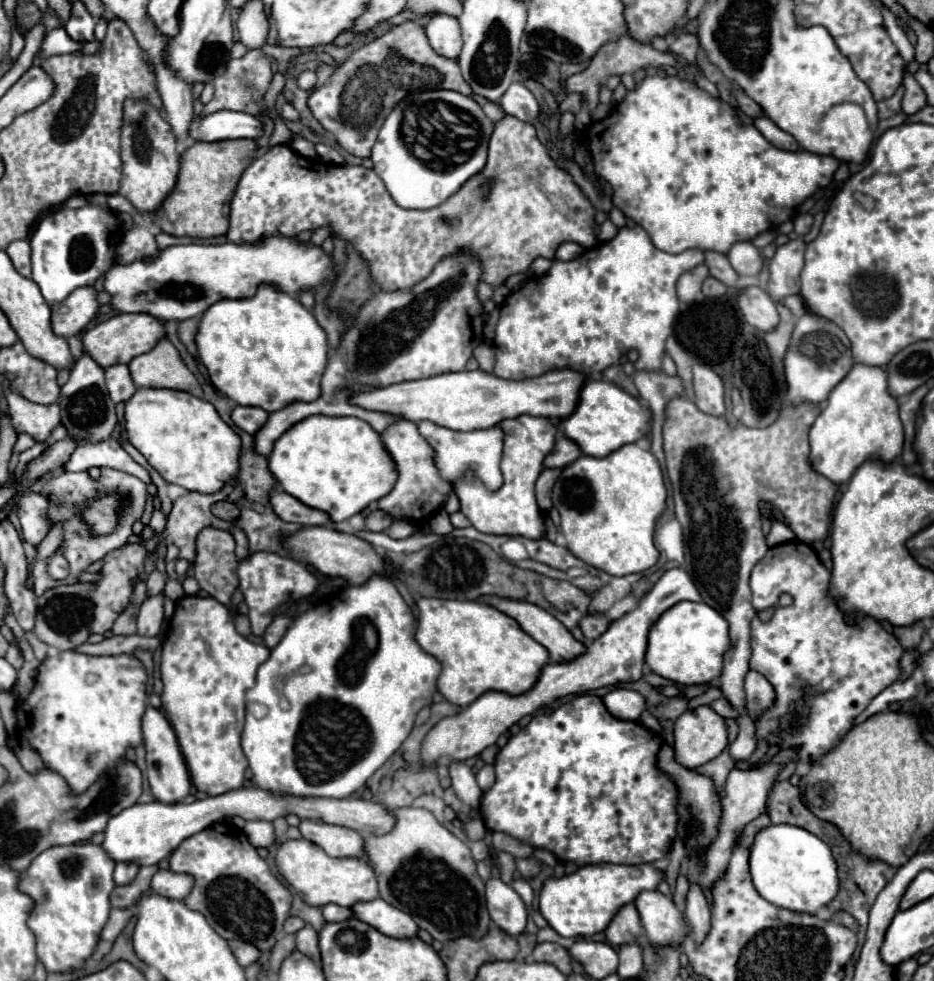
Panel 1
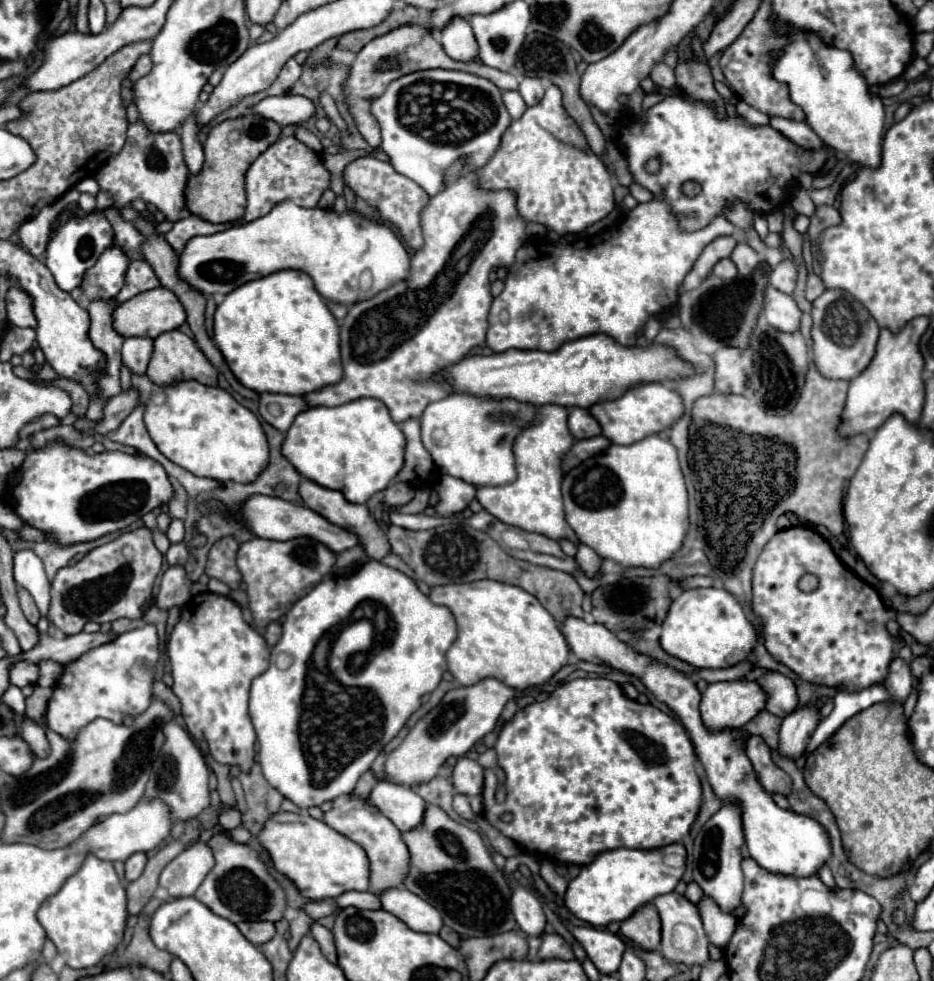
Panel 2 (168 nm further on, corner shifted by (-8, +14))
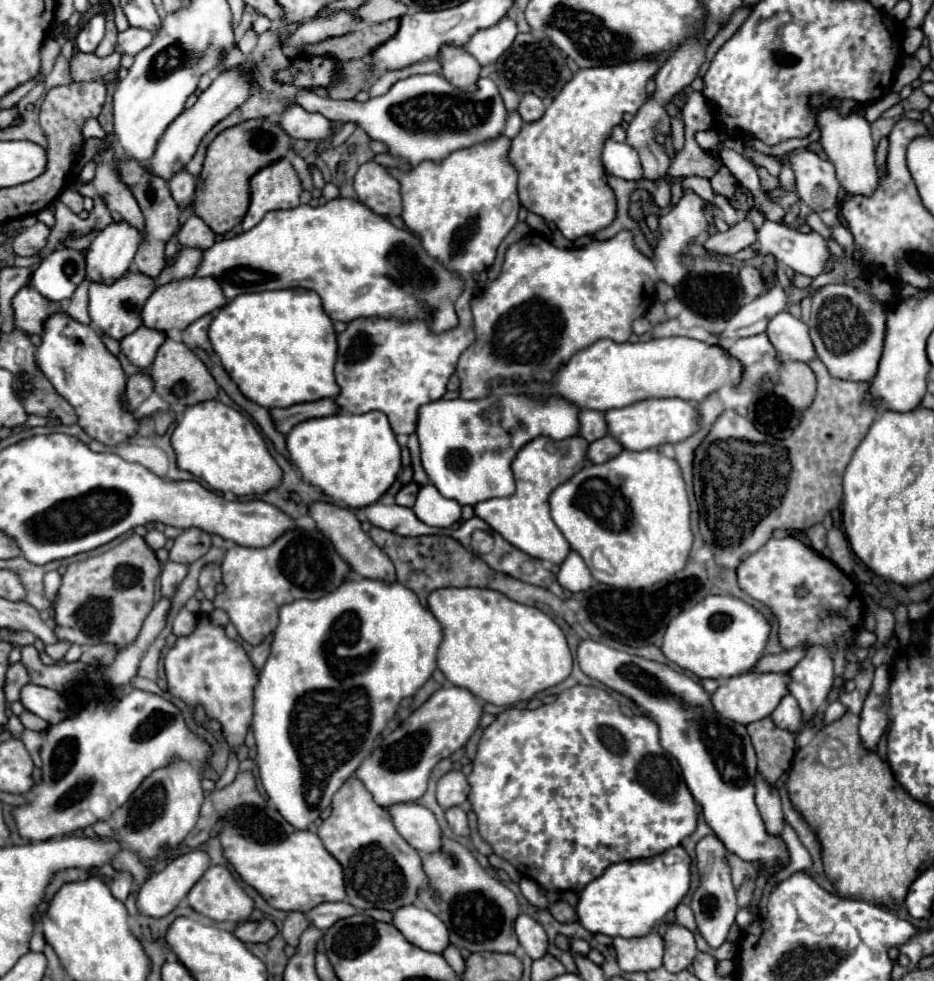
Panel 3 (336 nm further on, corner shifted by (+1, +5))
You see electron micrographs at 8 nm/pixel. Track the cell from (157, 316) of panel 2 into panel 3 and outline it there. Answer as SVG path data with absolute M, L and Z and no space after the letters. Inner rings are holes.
M185 278L185 280L173 280L165 286L159 286L149 300L145 302L141 310L141 320L143 326L159 332L169 332L169 330L185 330L191 322L197 318L221 308L225 304L225 296L221 294L221 286L213 282L213 278Z

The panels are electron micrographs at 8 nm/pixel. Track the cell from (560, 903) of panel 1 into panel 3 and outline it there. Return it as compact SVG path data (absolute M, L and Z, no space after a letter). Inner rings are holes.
M675 846L649 860L611 864L599 878L589 882L577 896L577 920L591 934L635 938L653 930L669 910L673 910L689 890L689 856Z

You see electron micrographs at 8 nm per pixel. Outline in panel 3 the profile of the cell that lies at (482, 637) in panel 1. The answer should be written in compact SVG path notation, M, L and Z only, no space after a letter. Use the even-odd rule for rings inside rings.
M441 588L433 590L427 598L429 610L443 626L443 642L437 652L437 666L445 678L471 690L477 698L497 706L509 706L521 700L529 700L537 692L543 692L571 674L573 658L561 628L541 610L519 604L501 592L489 588Z

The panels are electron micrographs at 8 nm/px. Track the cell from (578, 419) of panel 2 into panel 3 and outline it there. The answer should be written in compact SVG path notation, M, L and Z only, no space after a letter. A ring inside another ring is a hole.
M581 410L579 412L579 436L587 442L595 442L607 434L603 412Z

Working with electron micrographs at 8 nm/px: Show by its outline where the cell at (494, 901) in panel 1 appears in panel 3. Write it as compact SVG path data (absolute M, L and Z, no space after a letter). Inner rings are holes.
M519 914L515 920L515 934L523 950L535 960L547 952L547 934L537 920L527 914Z

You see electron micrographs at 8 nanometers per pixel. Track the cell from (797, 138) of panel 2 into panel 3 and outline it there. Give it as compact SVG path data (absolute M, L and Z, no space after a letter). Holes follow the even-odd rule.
M797 148L785 154L785 162L795 172L795 194L813 212L827 210L837 204L839 180L835 178L835 168L829 160L819 158L815 152L807 148Z

